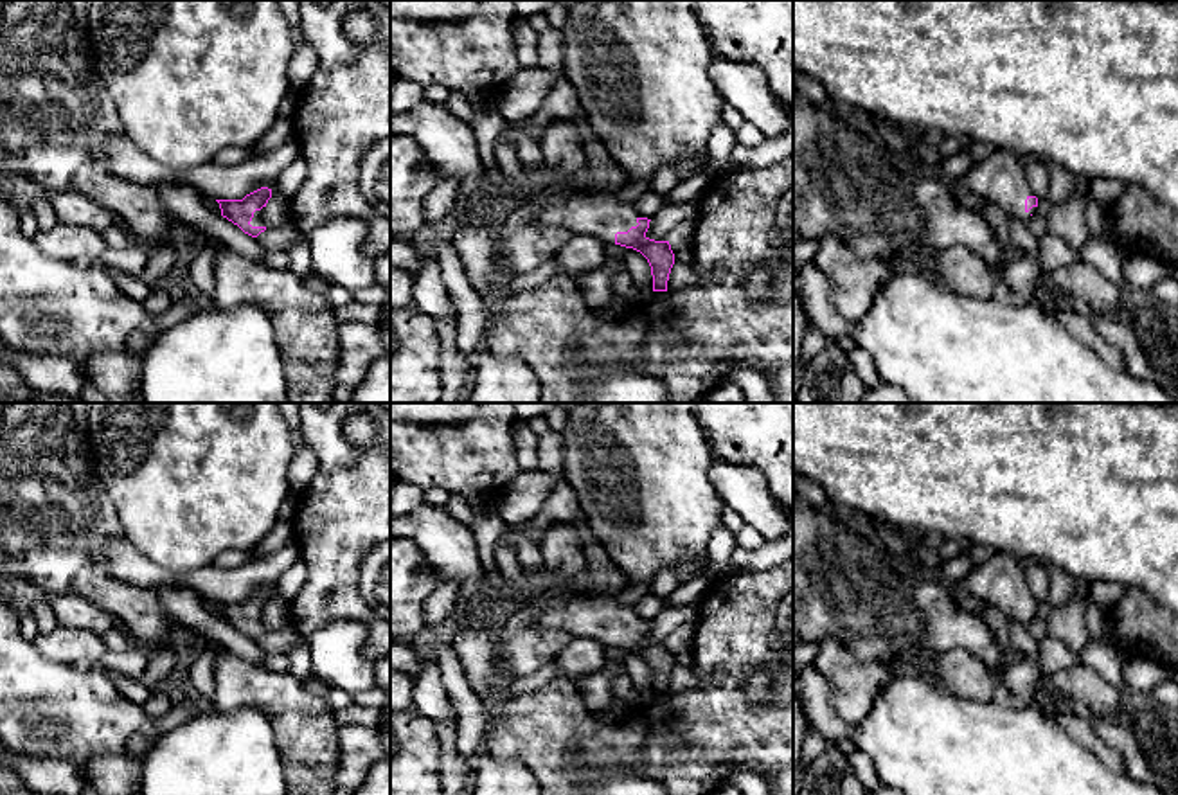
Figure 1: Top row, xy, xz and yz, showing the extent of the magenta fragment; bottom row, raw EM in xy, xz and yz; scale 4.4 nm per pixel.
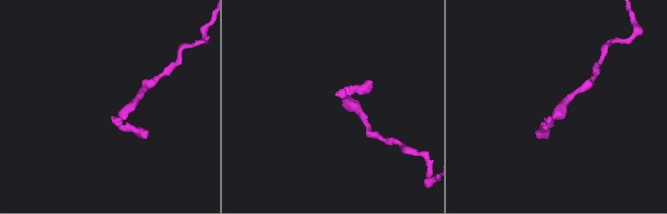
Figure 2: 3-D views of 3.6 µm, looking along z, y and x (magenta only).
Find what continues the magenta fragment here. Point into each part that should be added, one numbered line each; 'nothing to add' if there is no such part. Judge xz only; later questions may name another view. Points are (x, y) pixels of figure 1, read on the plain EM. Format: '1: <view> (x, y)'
1: xz (601, 617)

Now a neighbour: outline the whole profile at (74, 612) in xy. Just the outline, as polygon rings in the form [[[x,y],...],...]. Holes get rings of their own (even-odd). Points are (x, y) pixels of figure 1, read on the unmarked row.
[[[72,594],[50,597],[58,626],[83,630],[95,635],[104,635],[117,626],[117,619],[90,603],[85,597]]]

